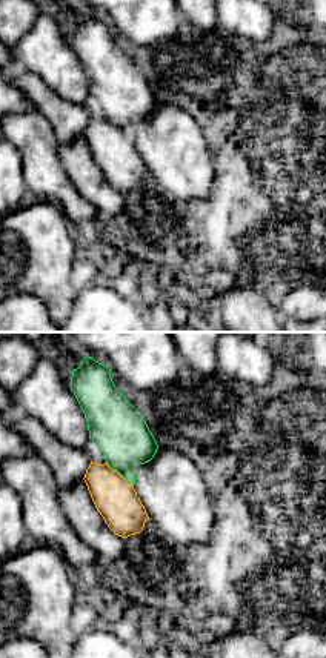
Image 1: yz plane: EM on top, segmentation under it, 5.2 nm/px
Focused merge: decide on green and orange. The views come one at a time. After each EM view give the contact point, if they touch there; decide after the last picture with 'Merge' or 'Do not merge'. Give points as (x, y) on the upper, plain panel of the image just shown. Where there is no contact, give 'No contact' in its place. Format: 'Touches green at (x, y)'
Touches green at (119, 128)

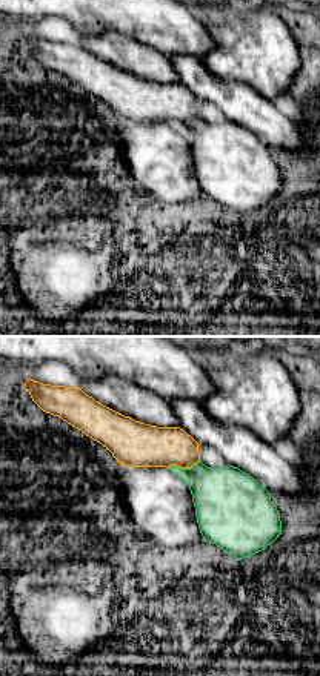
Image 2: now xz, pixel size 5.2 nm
Touches green at (183, 125)

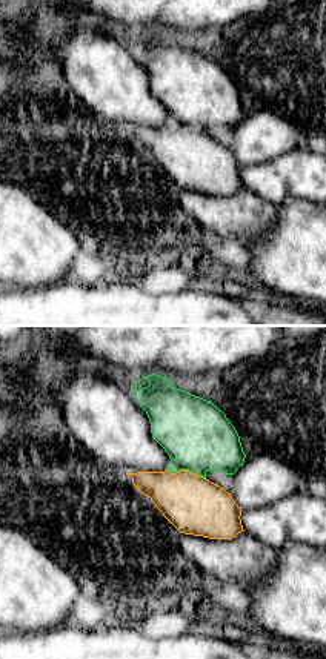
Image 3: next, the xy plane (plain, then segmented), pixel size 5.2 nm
Touches green at (186, 125)

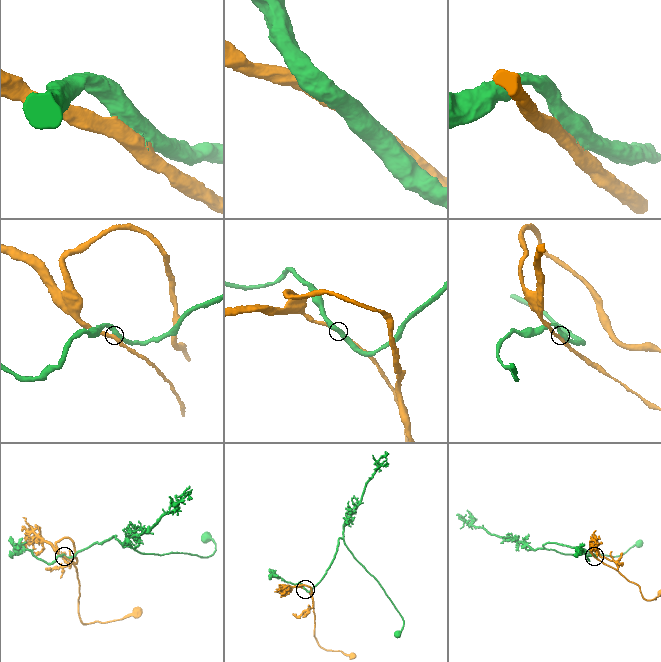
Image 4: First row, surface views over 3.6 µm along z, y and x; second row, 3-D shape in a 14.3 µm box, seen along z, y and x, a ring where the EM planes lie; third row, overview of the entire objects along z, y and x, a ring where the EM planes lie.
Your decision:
Do not merge

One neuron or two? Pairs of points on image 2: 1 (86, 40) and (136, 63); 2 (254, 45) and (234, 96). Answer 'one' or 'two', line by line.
1: one
2: two

